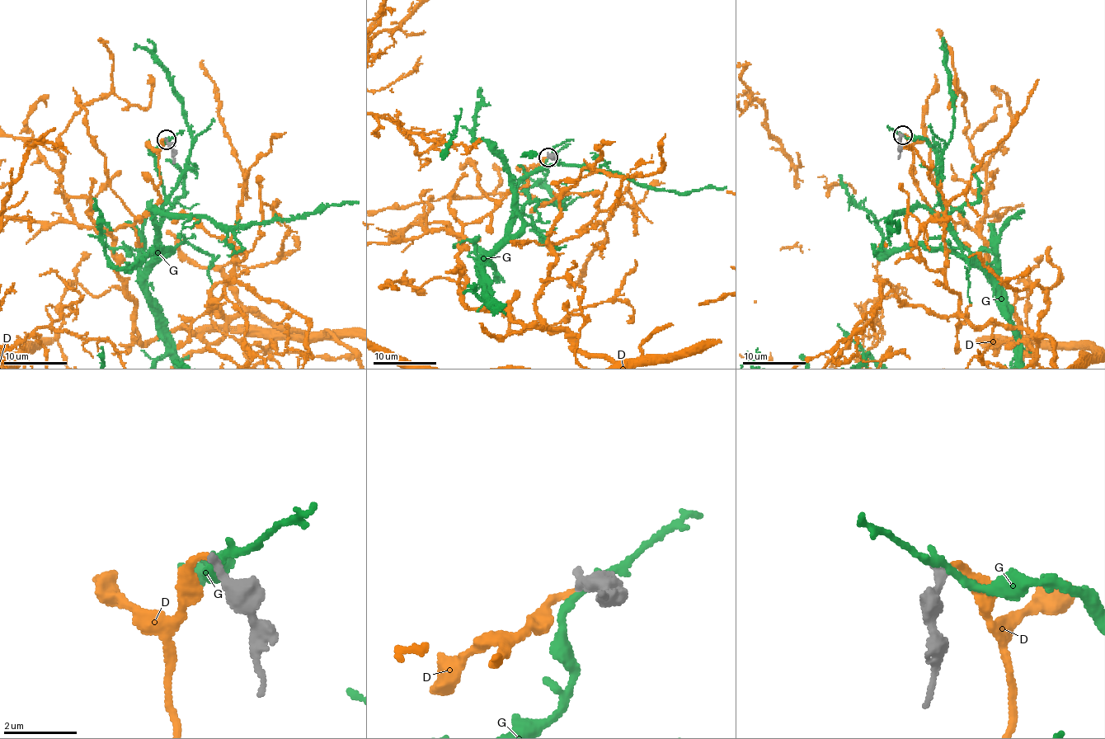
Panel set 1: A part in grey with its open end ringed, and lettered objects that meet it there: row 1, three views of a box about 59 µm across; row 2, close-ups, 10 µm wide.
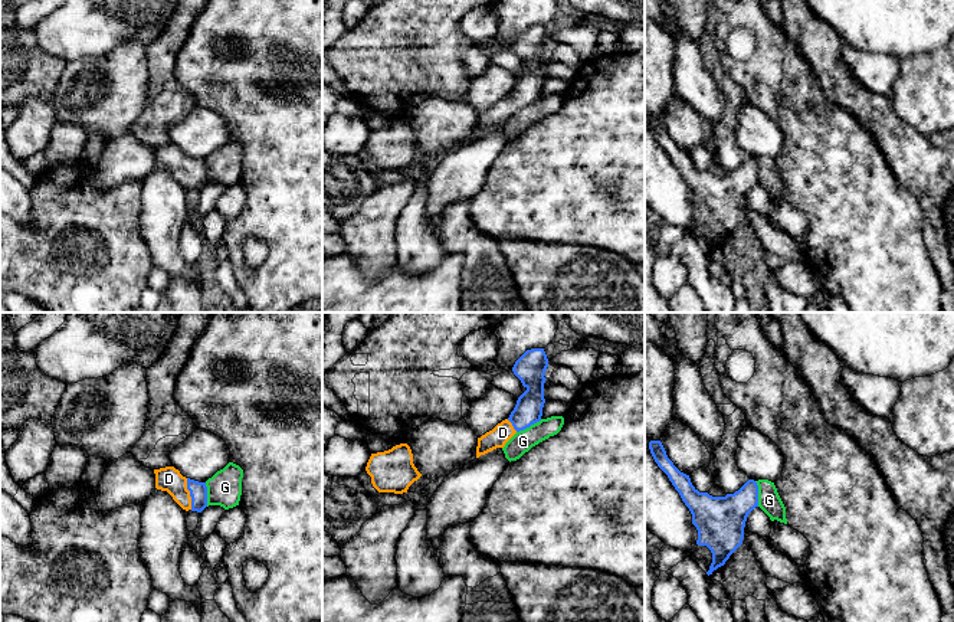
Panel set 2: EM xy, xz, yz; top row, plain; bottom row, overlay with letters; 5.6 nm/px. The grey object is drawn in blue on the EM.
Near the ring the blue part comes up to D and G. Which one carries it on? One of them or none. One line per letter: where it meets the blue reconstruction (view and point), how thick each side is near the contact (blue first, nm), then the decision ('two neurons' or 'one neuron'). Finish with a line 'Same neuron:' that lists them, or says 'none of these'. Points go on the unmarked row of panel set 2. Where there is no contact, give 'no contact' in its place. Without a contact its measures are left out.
D: xy (190, 172) | 100/140 nm | one neuron
G: yz (757, 172) | 260/130 nm | two neurons
Same neuron: D

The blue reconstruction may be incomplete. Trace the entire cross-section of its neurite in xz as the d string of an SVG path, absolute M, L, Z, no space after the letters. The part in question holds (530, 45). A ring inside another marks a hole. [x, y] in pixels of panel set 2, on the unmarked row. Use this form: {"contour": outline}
{"contour": "M544 26L527 27L514 42L512 49L527 66L517 78L509 95L492 108L478 115L476 135L505 121L519 108L541 98L544 76L545 48L548 36Z"}

